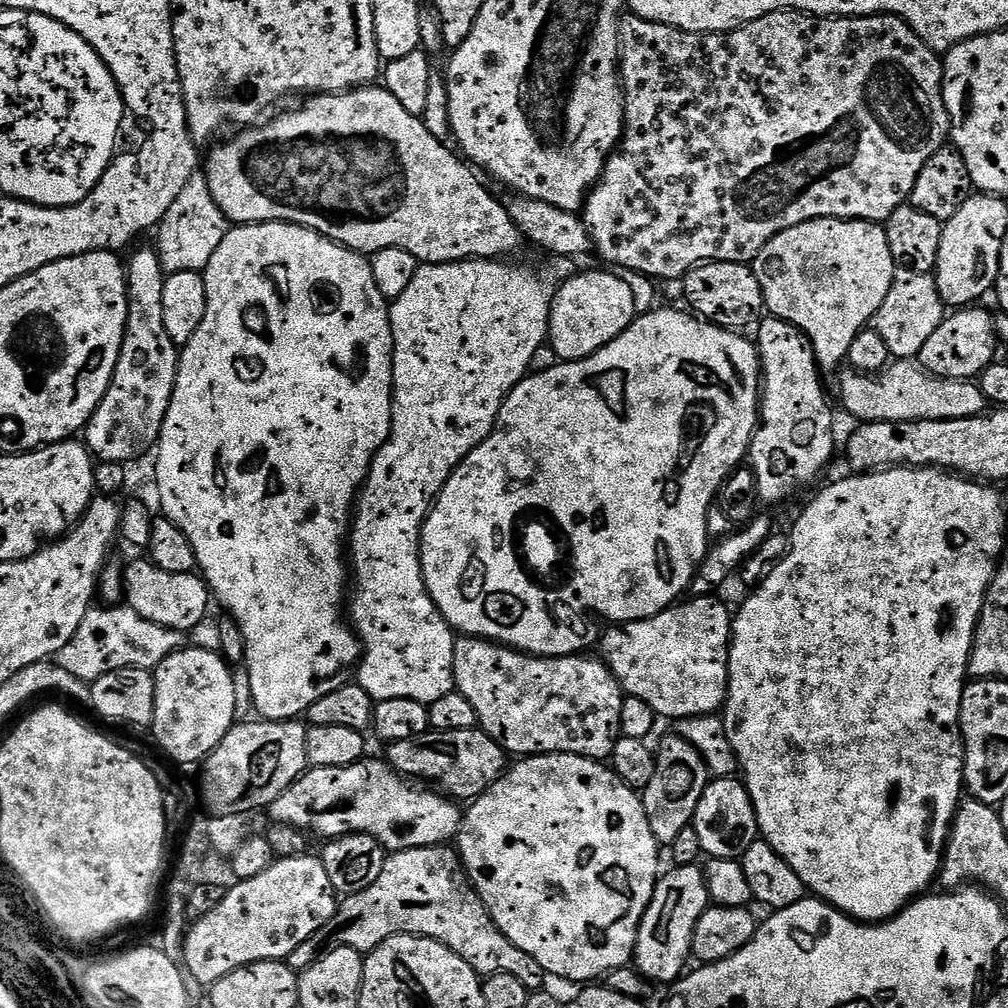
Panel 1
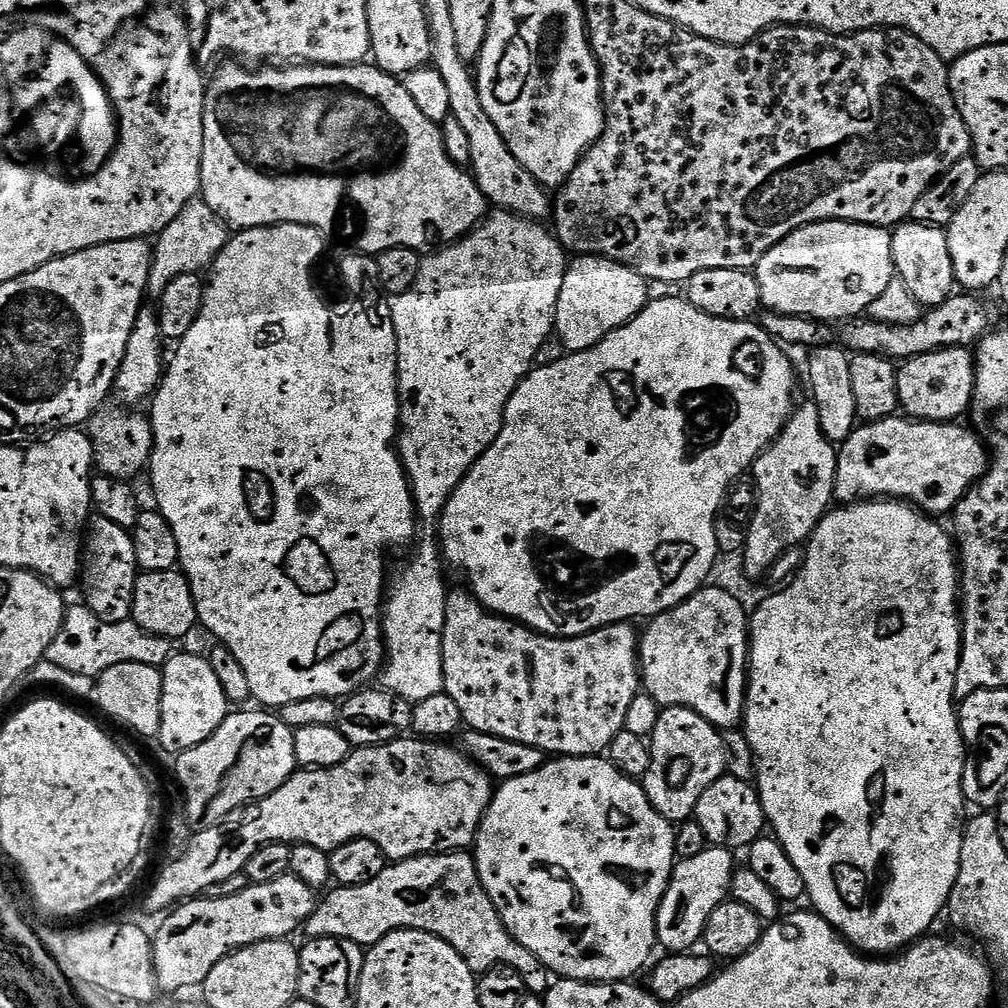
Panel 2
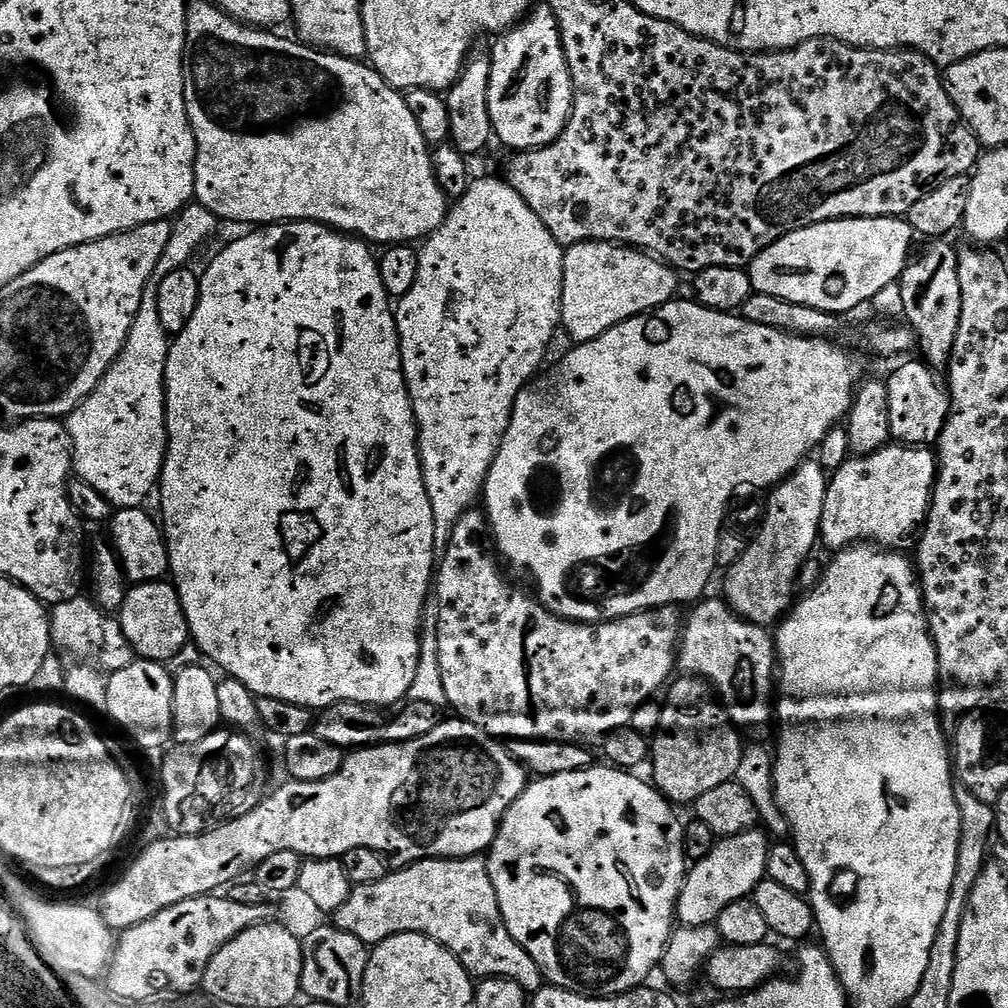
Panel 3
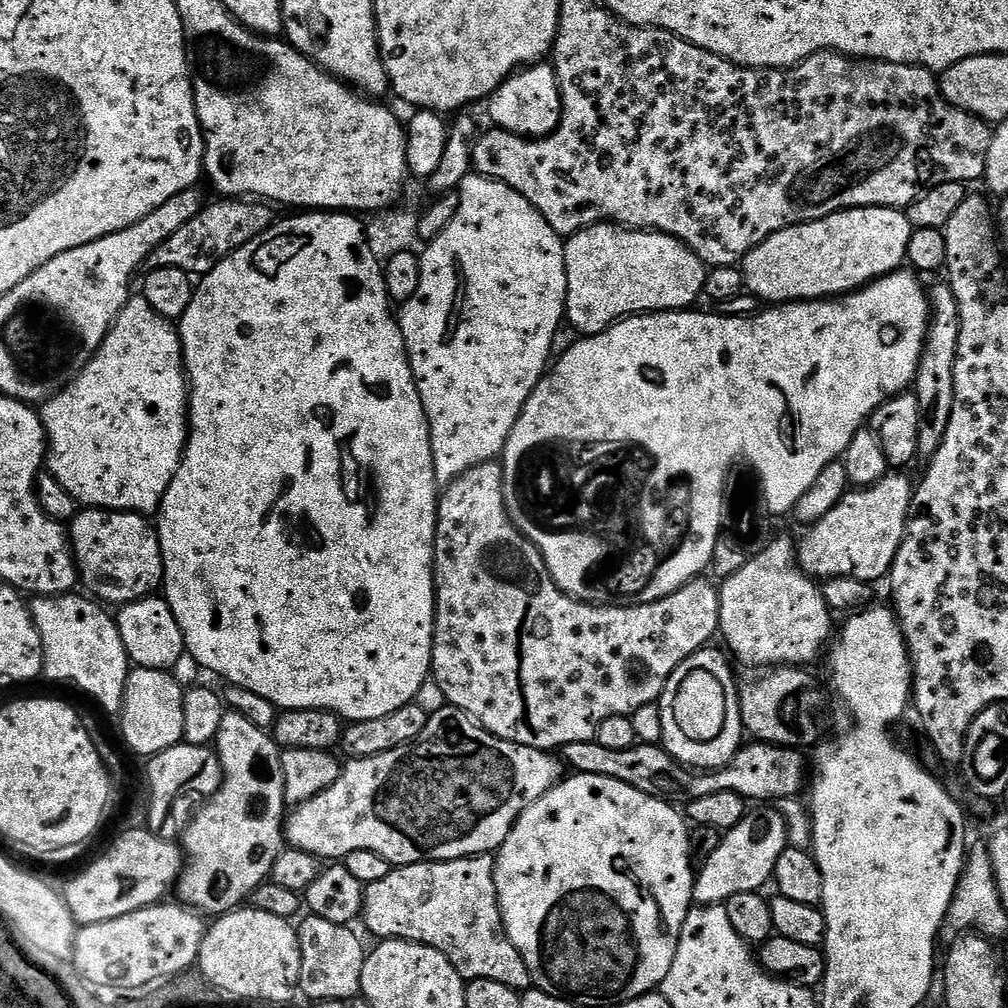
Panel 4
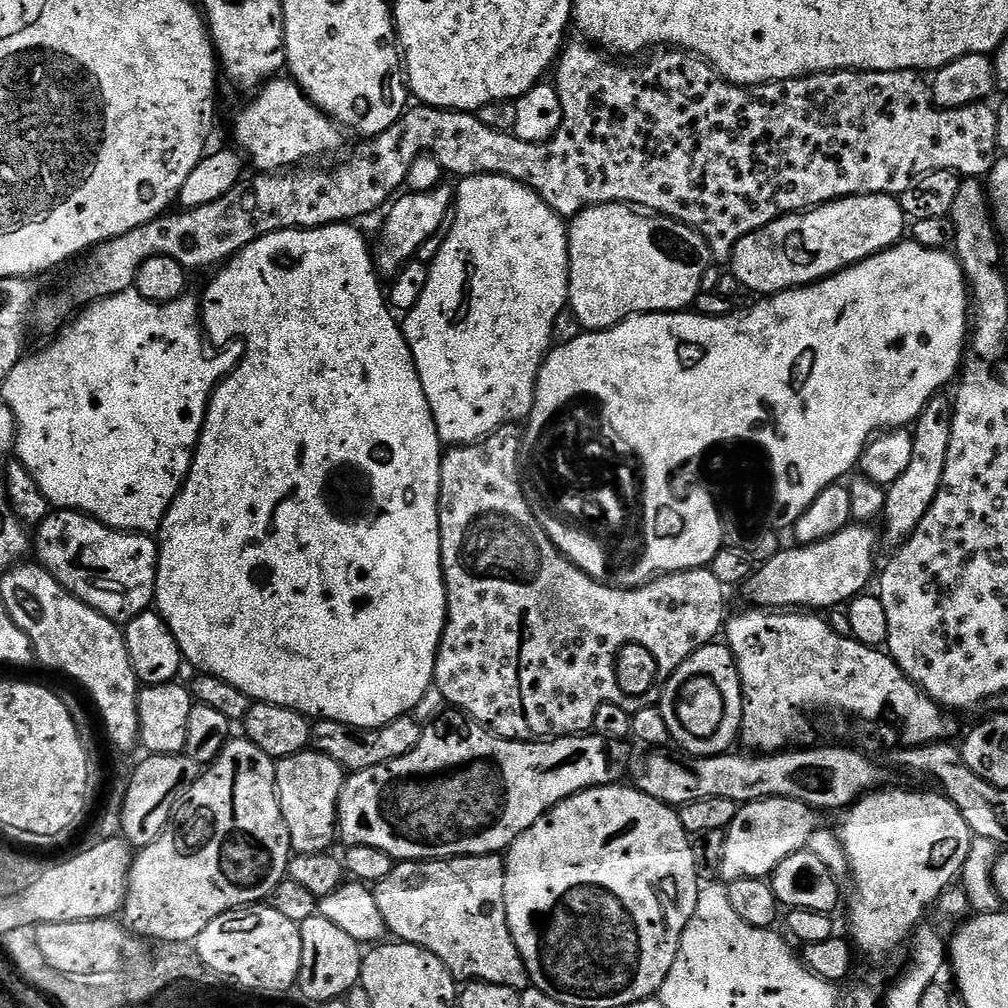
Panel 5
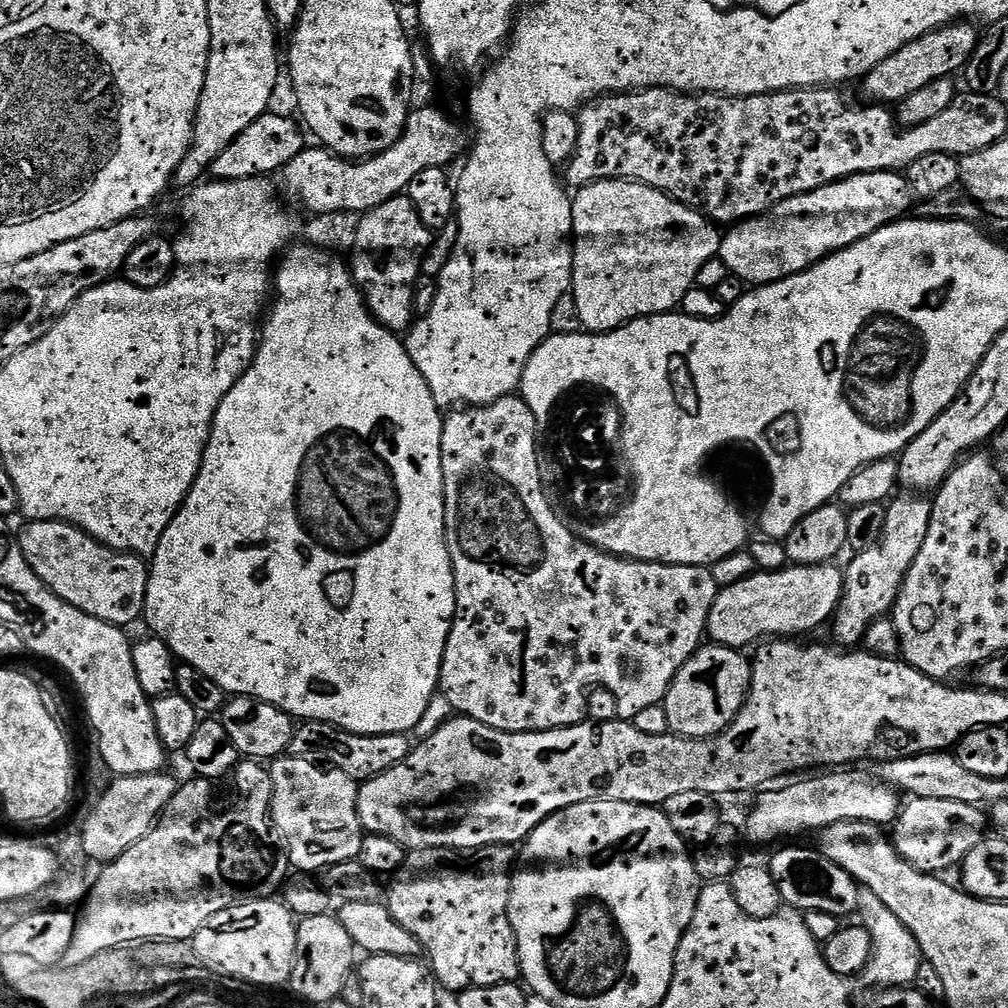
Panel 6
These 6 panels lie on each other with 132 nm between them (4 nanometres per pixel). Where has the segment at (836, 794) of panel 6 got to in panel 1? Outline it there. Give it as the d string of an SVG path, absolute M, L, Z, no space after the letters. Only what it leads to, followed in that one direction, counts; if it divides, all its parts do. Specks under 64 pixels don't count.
M681 864L673 867L673 872L665 871L656 882L654 898L650 902L648 912L644 915L643 931L647 934L641 935L636 941L636 954L634 957L635 967L639 968L640 975L645 981L657 980L660 984L675 985L676 981L685 975L684 963L692 956L692 939L698 918L702 918L704 911L710 906L708 896L708 883L705 880L705 869L694 864Z

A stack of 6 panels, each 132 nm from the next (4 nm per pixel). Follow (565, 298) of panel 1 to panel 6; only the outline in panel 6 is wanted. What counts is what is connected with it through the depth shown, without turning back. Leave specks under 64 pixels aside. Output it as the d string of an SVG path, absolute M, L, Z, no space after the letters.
M598 180L573 196L576 197L570 200L574 237L570 294L578 302L581 325L589 333L612 332L641 316L663 316L679 309L684 295L694 287L699 270L720 251L722 236L713 221L637 180Z

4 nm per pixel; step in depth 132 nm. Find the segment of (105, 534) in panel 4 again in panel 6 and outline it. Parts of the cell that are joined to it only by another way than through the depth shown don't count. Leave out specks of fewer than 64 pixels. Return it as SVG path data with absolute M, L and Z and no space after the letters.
M29 520L23 526L18 532L22 554L58 598L107 624L129 626L143 617L150 571L145 557L99 544L65 520Z

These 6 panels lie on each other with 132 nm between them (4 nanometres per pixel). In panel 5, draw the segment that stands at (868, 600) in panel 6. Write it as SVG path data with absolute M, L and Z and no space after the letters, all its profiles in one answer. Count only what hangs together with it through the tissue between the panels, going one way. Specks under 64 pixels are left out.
M937 394L914 421L914 427L911 429L914 454L910 457L910 466L906 466L898 482L889 484L886 488L888 497L882 517L882 544L883 547L885 544L888 550L901 548L907 542L918 522L922 522L926 510L932 505L942 486L942 474L946 470L946 450L950 446L952 405L953 401L949 397L947 400L944 394Z

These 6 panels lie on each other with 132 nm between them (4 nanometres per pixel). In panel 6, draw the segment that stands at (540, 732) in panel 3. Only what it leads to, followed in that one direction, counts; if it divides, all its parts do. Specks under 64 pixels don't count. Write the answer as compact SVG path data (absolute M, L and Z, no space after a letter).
M519 395L504 396L493 404L460 406L449 411L444 416L440 449L444 475L444 537L448 540L448 553L456 583L456 617L452 620L446 650L442 654L439 691L448 697L453 709L459 715L469 716L503 732L545 732L578 724L578 694L582 688L582 674L586 674L586 654L596 654L596 674L628 674L626 678L620 676L620 680L614 682L619 719L635 721L647 707L661 703L672 679L676 677L676 671L695 652L700 651L705 639L710 610L718 591L711 567L703 564L661 564L659 560L629 560L605 552L571 532L553 501L546 495L546 485L540 477L540 456L536 453L536 416Z

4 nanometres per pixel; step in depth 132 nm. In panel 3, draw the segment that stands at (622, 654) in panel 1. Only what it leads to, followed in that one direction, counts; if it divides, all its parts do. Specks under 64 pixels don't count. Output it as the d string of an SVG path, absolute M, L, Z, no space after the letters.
M701 599L683 621L679 671L709 681L729 721L745 733L756 732L774 720L778 661L773 633L767 627L743 620L723 599L708 599Z

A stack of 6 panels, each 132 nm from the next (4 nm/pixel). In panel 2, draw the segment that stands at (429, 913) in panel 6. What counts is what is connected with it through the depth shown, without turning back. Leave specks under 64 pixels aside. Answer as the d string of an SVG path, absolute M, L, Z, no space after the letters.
M467 851L397 860L389 863L374 882L349 888L336 886L328 894L317 903L303 926L303 935L306 934L308 940L342 938L371 946L392 932L412 928L416 932L434 934L454 946L472 972L483 974L491 968L512 968L523 978L533 996L543 997L550 987L548 968L508 933L499 910L482 886L475 855Z

